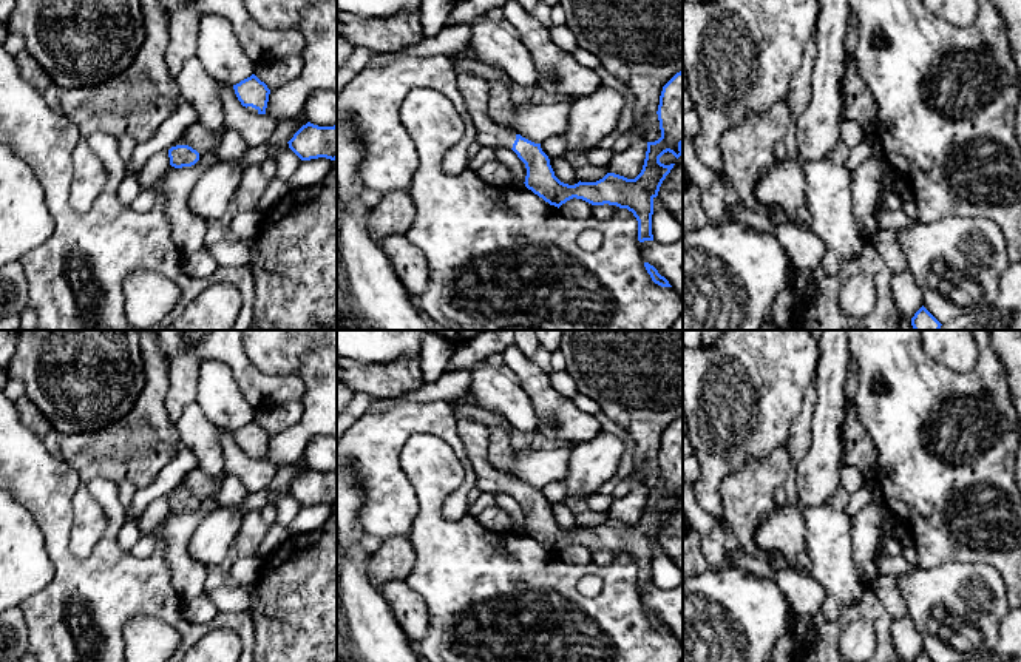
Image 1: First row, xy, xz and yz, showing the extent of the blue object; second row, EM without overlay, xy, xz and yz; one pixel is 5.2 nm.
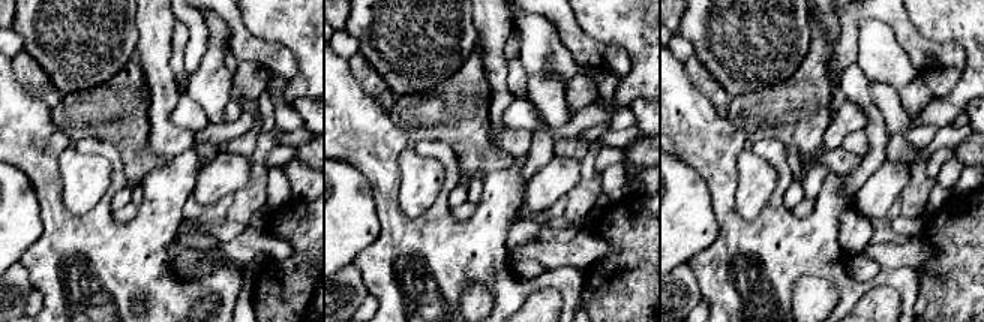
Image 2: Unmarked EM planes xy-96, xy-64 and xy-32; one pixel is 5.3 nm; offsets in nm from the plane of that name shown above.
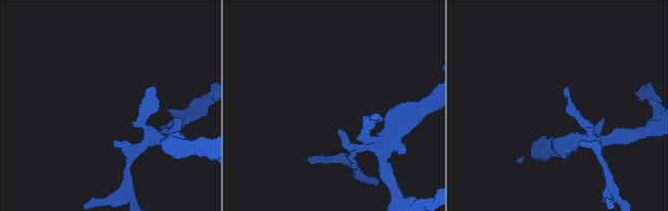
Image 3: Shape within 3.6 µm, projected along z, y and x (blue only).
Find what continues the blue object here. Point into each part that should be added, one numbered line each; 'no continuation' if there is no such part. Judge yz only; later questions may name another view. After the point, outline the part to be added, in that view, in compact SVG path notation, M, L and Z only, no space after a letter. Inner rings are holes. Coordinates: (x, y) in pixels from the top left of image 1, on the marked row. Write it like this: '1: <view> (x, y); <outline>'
no continuation

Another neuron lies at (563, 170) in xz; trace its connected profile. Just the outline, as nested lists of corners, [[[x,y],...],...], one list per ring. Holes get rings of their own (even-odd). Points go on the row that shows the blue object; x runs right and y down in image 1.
[[[564,156],[551,157],[550,165],[555,171],[555,176],[561,182],[568,184],[568,185],[575,185],[575,184],[579,182],[578,177],[575,176],[575,173],[573,173],[573,170],[572,170],[572,165],[565,160]]]

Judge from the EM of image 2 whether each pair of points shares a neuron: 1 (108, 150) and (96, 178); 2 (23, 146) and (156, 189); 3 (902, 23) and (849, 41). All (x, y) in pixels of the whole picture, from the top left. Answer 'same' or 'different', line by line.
1: different
2: same
3: same

